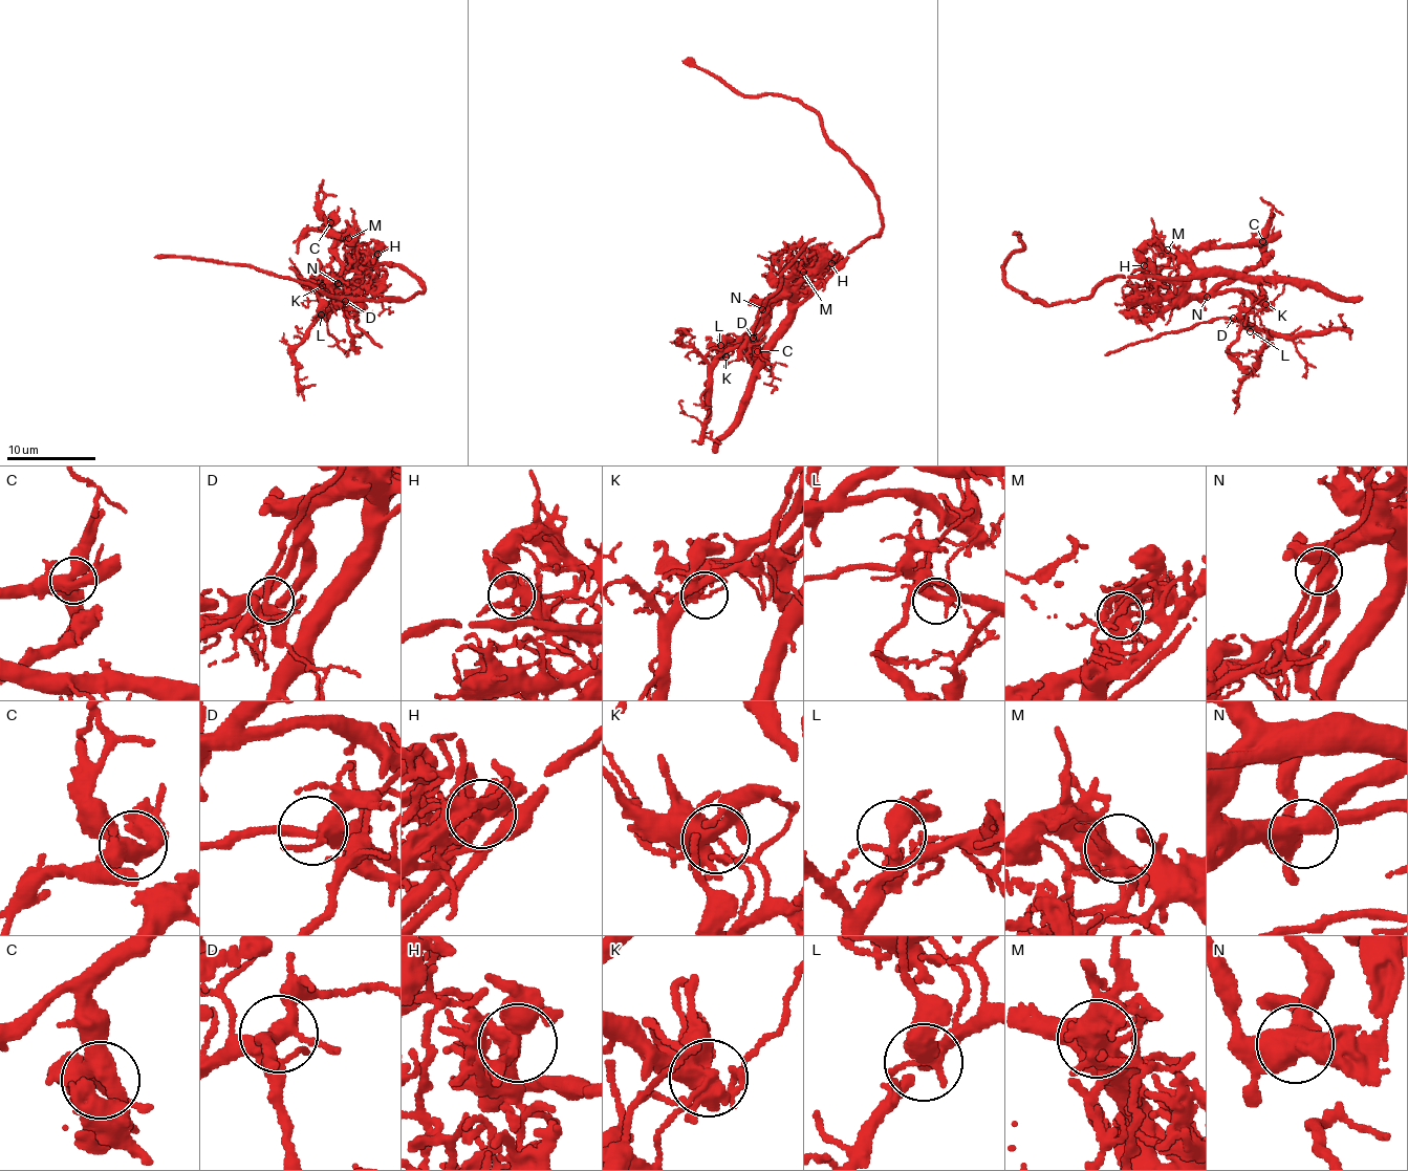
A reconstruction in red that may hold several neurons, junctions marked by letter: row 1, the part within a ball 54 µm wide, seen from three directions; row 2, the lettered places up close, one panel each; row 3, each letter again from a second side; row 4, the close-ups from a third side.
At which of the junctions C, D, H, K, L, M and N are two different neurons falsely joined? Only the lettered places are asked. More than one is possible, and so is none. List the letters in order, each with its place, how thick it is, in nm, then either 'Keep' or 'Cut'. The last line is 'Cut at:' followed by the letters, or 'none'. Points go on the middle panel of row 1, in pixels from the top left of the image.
C: Place: (757, 351). Thickness 400 nm. Keep
D: Place: (753, 338). Thickness 320 nm. Keep
H: Place: (831, 263). Thickness 400 nm. Keep
K: Place: (726, 356). Thickness 360 nm. Cut
L: Place: (720, 345). Thickness 340 nm. Keep
M: Place: (803, 272). Thickness 480 nm. Keep
N: Place: (762, 309). Thickness 500 nm. Keep
Cut at: K

